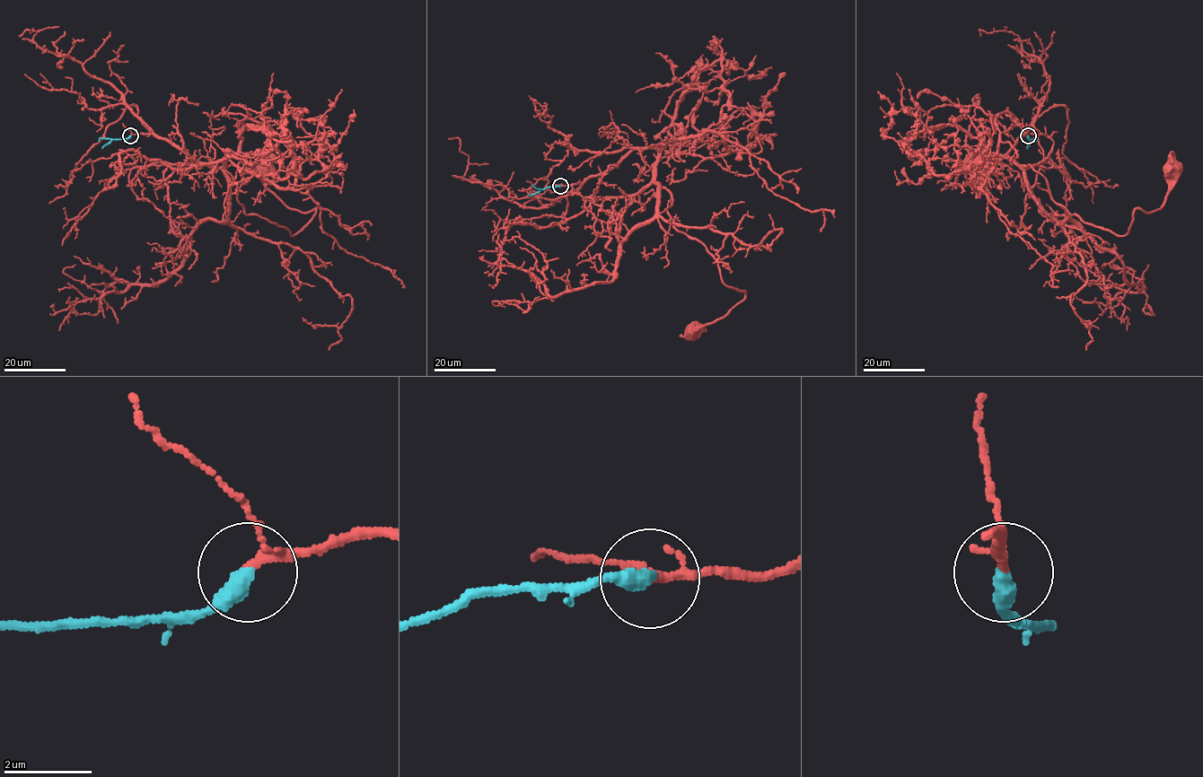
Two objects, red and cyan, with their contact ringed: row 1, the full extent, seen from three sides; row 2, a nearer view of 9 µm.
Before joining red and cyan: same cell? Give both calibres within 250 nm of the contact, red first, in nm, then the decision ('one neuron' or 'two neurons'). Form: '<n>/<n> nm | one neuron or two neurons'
120/400 nm | one neuron

